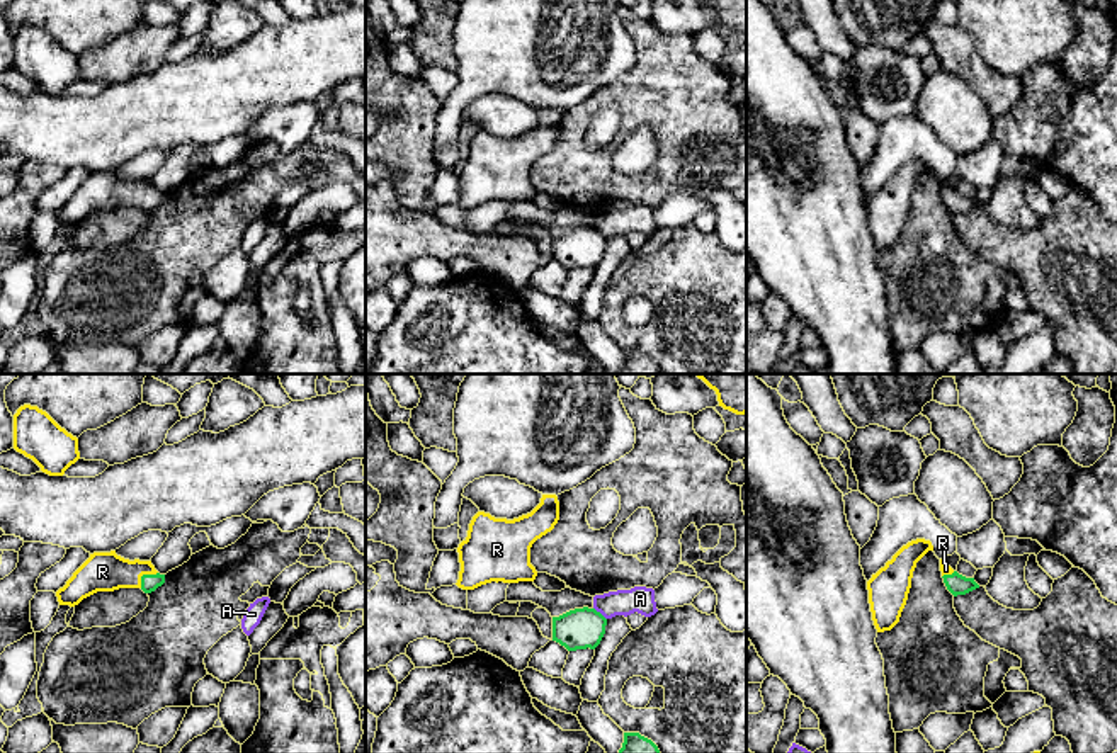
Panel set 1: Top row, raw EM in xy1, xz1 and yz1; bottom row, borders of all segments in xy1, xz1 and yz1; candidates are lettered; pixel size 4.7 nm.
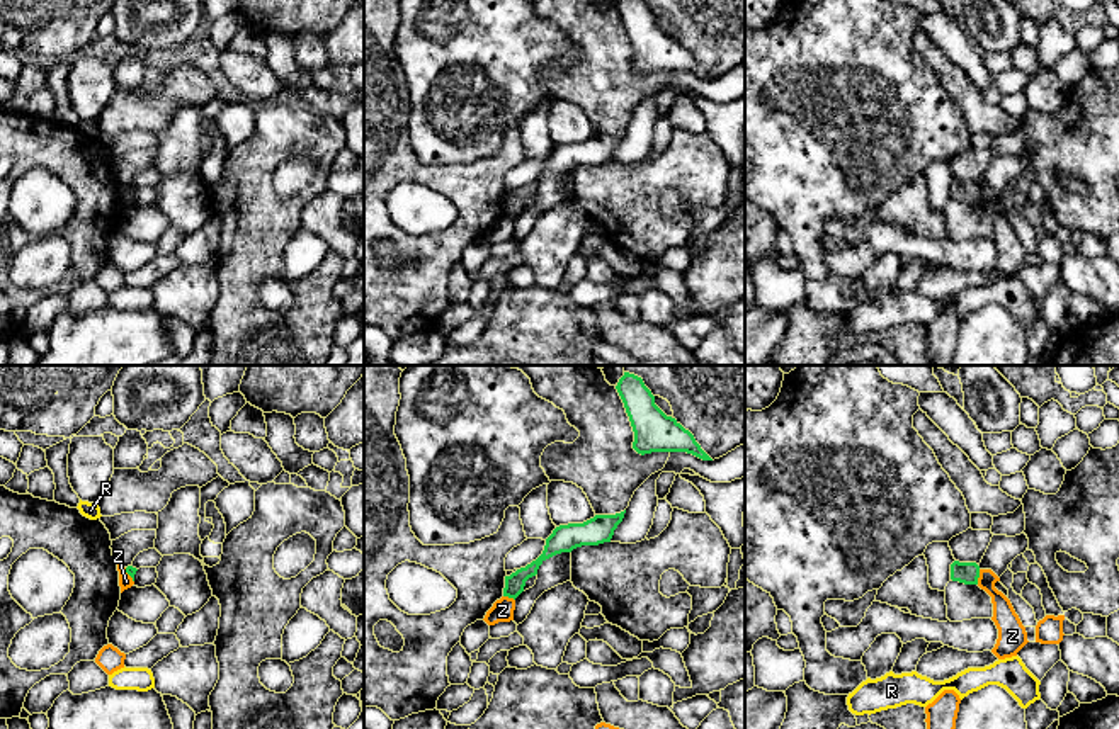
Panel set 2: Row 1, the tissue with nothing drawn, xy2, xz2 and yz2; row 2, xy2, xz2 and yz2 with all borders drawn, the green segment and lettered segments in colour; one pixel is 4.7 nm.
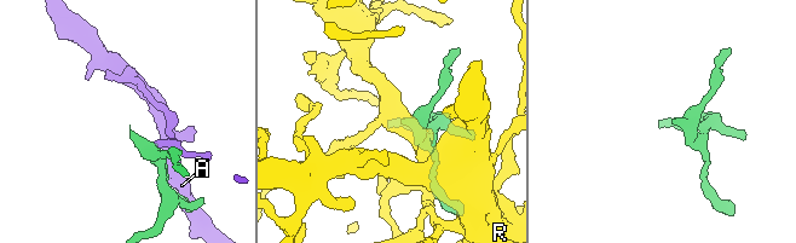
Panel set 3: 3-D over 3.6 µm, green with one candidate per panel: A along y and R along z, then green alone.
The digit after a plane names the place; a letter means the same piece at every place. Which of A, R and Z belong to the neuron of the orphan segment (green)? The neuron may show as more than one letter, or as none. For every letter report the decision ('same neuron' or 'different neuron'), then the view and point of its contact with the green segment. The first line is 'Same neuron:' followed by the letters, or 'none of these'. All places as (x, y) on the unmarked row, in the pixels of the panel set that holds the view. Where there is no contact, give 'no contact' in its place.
Same neuron: R
A: different neuron; meets green in xz1 at (601, 233)
R: same neuron; meets green in xy1 at (143, 194)
Z: different neuron; meets green in yz2 at (978, 196)

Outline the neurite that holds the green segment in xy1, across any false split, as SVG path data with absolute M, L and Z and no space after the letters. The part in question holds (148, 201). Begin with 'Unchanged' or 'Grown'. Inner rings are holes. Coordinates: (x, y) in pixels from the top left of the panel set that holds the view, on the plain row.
Grown. M116 170L94 172L56 211L56 216L60 224L75 226L97 211L141 207L145 212L151 212L163 202L165 194L160 194L151 180L129 180L117 175Z

